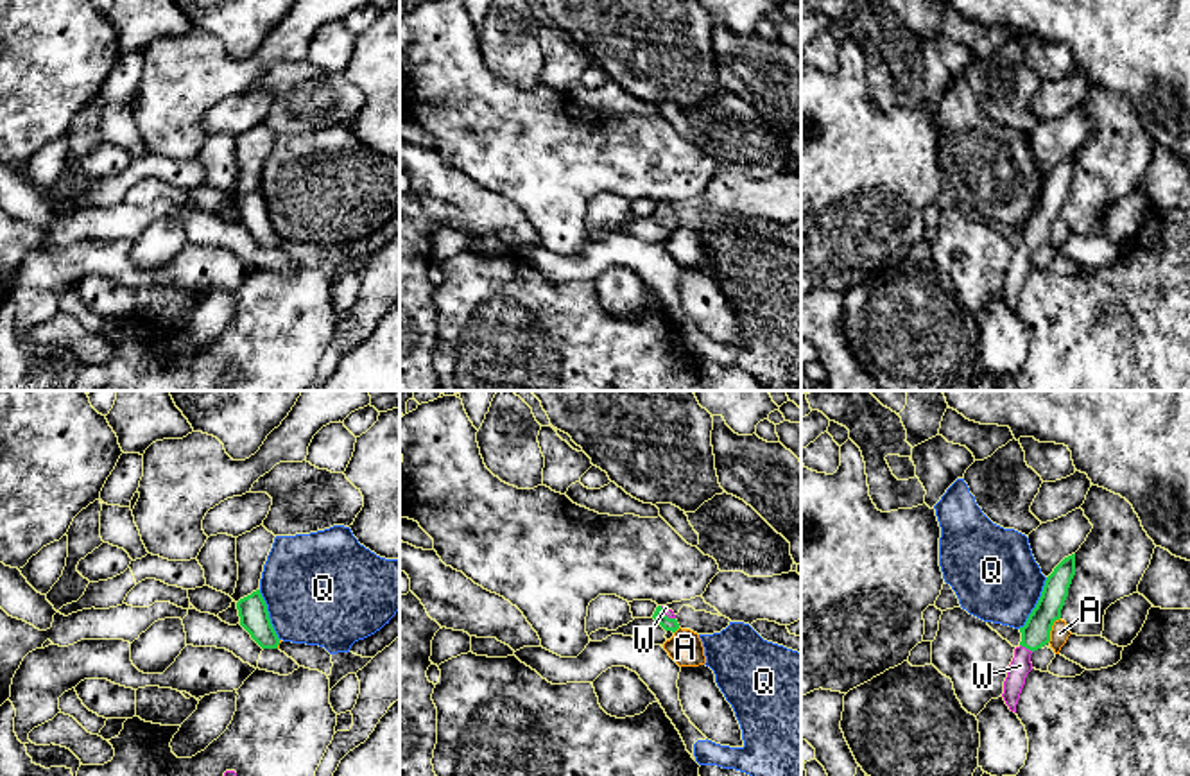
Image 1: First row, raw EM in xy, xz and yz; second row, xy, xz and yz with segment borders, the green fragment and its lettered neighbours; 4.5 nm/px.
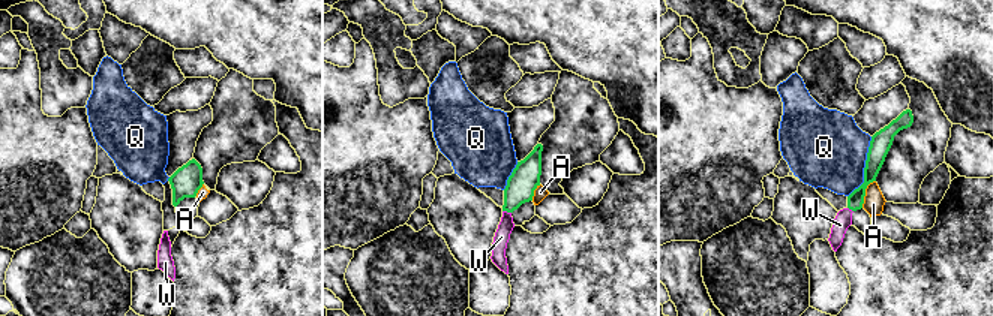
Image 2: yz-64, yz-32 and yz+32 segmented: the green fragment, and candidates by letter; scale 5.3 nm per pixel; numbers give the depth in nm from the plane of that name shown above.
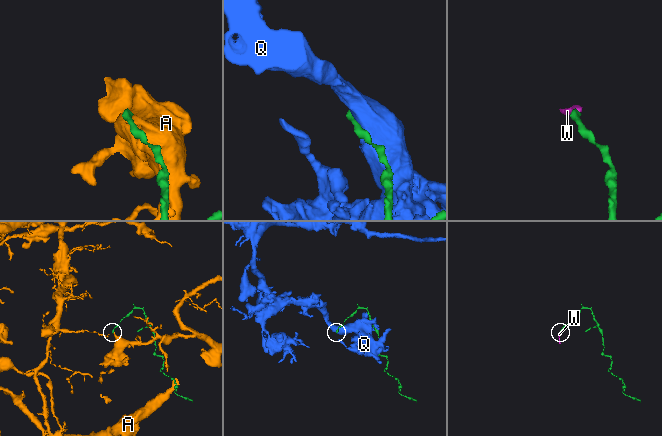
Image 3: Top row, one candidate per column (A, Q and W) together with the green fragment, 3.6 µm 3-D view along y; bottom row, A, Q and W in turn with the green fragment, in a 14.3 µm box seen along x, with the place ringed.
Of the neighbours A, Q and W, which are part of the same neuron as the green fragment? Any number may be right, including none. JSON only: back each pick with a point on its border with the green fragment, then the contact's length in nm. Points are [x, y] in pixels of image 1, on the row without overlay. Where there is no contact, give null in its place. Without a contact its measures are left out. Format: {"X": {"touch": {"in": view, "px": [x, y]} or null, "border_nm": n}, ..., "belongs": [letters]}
{"W": {"touch": {"in": "yz", "px": [1027, 246]}, "border_nm": 70}, "belongs": ["W"]}

